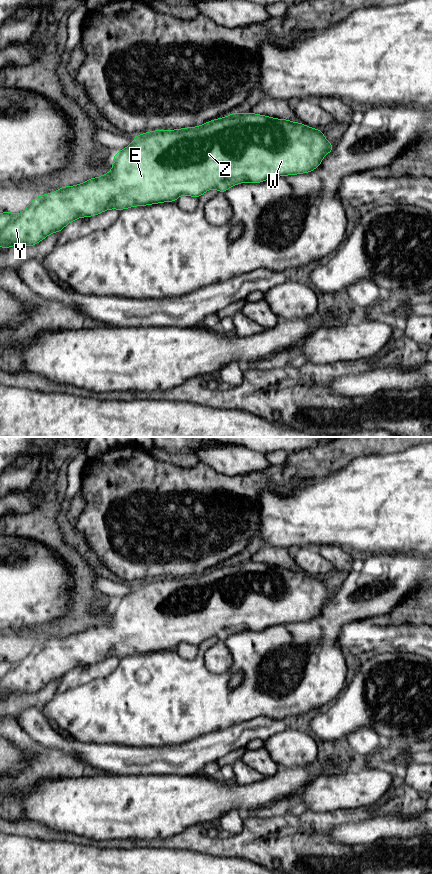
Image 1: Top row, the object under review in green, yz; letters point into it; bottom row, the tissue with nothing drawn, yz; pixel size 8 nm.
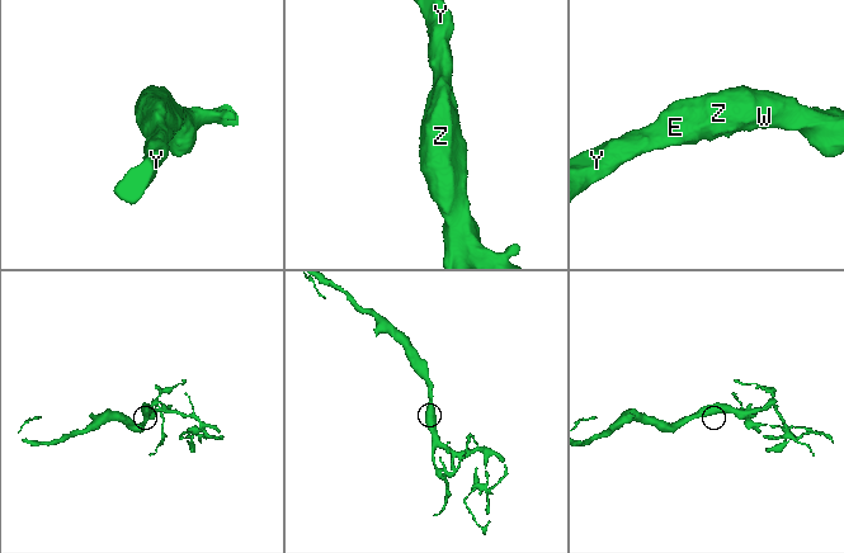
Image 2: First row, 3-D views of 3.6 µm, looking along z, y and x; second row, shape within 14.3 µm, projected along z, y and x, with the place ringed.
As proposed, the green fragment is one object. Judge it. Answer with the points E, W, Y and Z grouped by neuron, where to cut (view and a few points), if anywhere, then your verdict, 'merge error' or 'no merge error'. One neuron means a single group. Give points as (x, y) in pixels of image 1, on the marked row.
E W Y Z | no cut | no merge error

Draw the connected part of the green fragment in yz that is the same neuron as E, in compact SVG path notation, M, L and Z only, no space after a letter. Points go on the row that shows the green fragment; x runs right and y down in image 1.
M252 112L234 113L213 119L198 127L177 130L157 130L137 135L133 142L117 152L109 173L87 182L62 188L32 200L21 213L0 213L0 248L16 245L34 246L48 235L60 232L67 224L81 217L98 215L108 209L120 211L133 206L146 206L161 202L173 202L185 194L199 198L210 189L225 193L231 186L243 183L261 183L277 176L309 173L320 166L323 157L334 148L326 140L322 130L286 119L275 119Z

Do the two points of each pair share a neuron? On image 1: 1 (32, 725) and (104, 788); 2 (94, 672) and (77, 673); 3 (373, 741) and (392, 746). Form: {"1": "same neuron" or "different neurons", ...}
{"1": "different neurons", "2": "same neuron", "3": "different neurons"}

